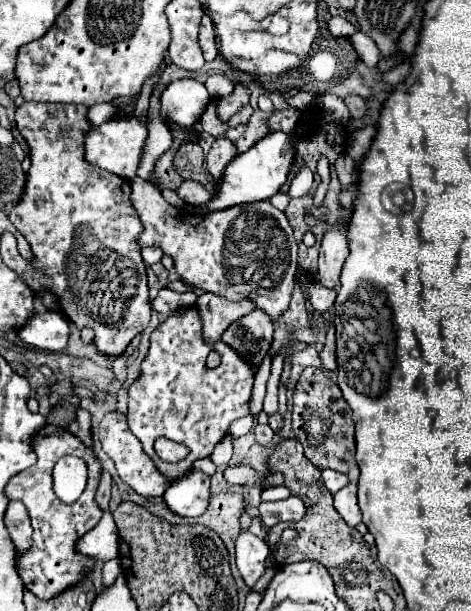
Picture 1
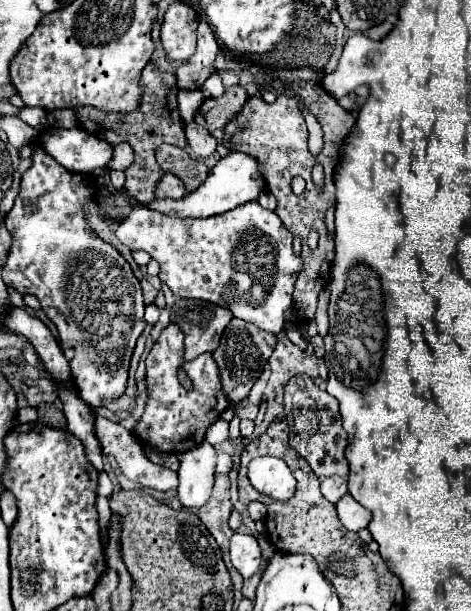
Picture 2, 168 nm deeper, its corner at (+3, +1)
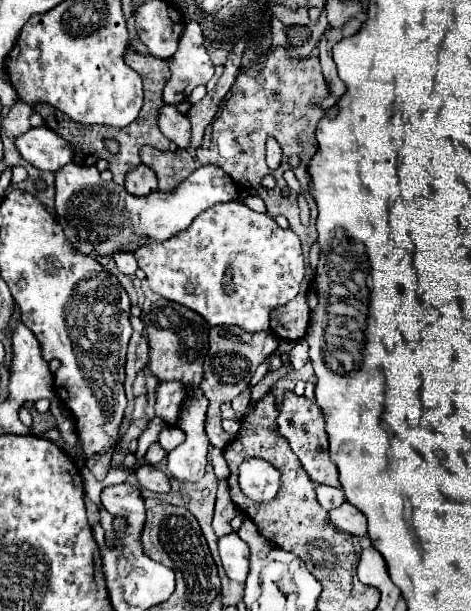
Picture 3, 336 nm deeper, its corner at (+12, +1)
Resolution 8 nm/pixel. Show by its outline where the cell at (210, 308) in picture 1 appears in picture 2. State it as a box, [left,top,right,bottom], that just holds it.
[171,300,233,358]

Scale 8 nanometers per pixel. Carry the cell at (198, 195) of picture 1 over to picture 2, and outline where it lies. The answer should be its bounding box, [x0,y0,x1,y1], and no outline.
[157,174,187,198]

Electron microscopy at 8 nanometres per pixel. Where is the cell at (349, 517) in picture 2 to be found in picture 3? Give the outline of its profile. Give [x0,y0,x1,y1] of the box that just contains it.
[330,502,366,536]

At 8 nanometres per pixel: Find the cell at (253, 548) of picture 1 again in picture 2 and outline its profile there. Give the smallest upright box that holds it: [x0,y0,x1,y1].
[231,532,261,578]

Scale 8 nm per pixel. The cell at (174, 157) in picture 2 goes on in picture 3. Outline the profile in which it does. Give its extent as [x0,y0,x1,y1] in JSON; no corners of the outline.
[140,146,198,190]

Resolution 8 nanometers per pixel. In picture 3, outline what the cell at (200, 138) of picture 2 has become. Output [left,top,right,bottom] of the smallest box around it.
[158,104,190,148]

